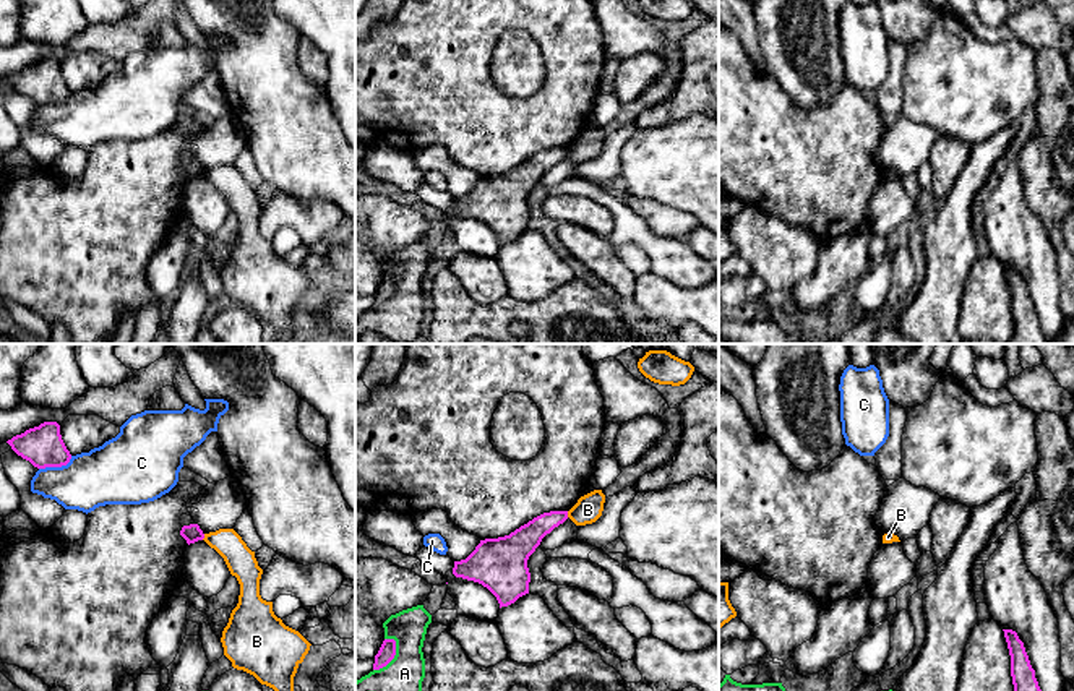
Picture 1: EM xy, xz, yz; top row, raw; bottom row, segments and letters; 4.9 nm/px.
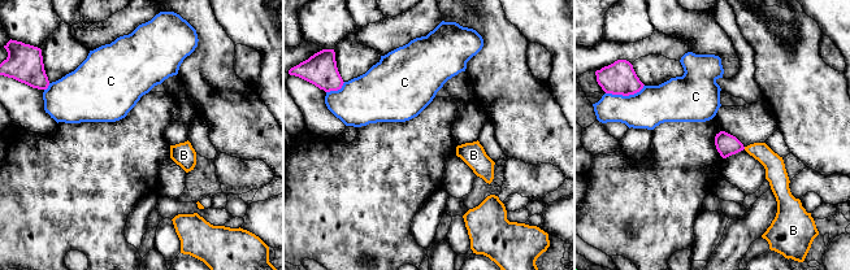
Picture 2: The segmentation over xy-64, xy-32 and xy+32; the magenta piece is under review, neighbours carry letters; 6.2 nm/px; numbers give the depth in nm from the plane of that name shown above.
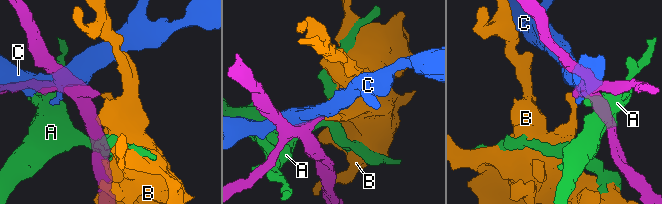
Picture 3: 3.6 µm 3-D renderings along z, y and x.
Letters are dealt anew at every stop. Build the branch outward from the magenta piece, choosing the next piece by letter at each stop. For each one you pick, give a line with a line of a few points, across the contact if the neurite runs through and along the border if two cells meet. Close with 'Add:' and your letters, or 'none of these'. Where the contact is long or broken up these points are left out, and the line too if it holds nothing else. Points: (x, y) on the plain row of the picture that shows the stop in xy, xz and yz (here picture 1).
Add: none of these

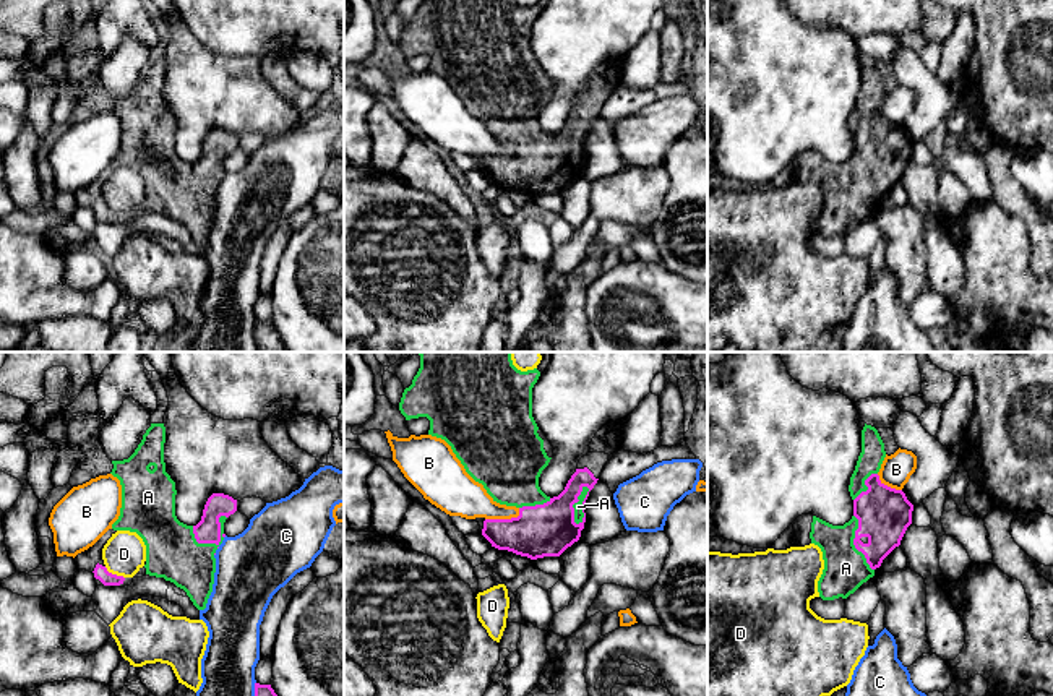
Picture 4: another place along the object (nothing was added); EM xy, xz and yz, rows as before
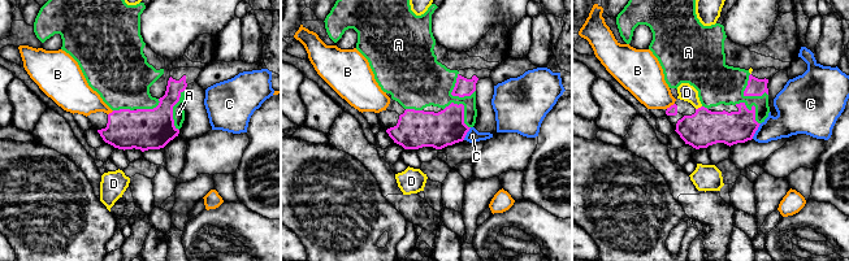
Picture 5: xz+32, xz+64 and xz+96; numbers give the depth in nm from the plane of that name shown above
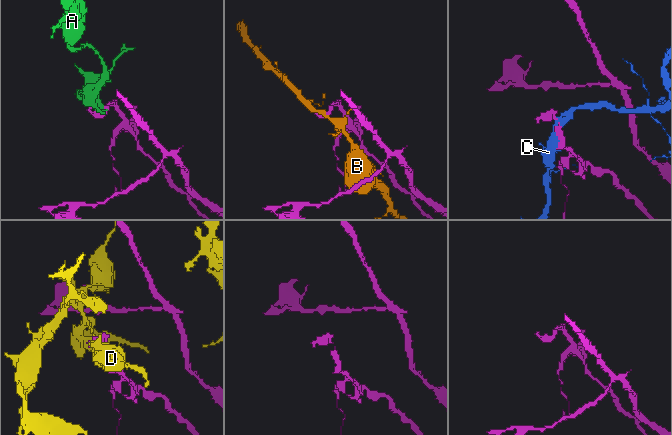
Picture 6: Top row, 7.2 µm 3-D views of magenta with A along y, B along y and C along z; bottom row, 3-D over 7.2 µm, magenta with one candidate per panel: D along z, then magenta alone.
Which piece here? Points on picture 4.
Add: A

